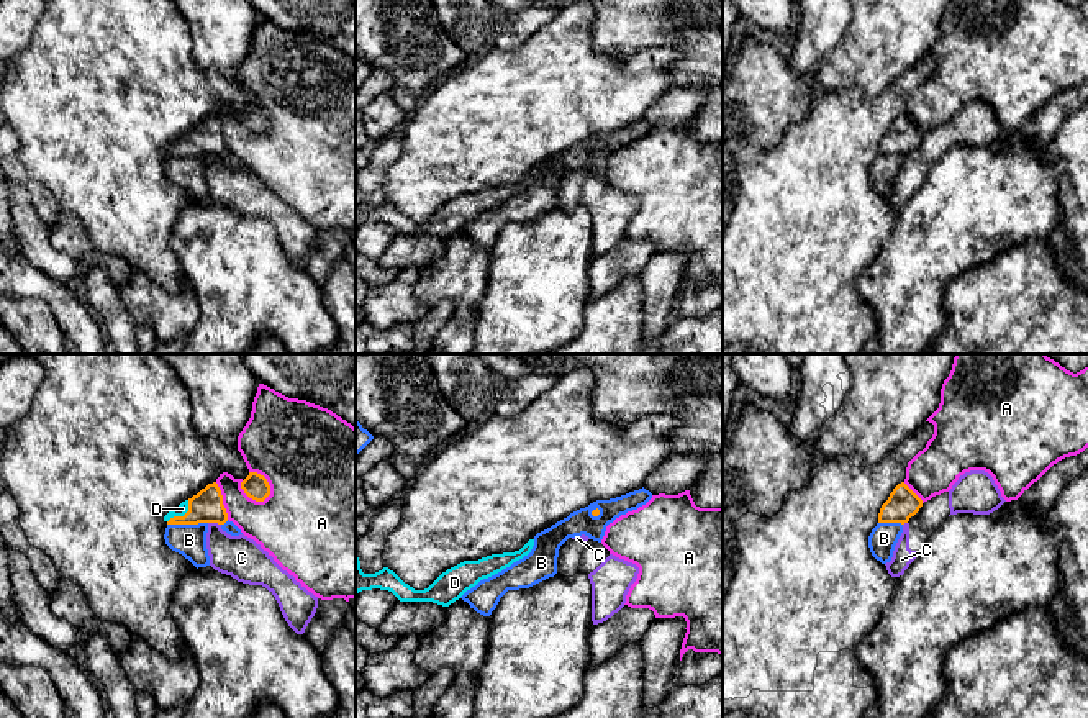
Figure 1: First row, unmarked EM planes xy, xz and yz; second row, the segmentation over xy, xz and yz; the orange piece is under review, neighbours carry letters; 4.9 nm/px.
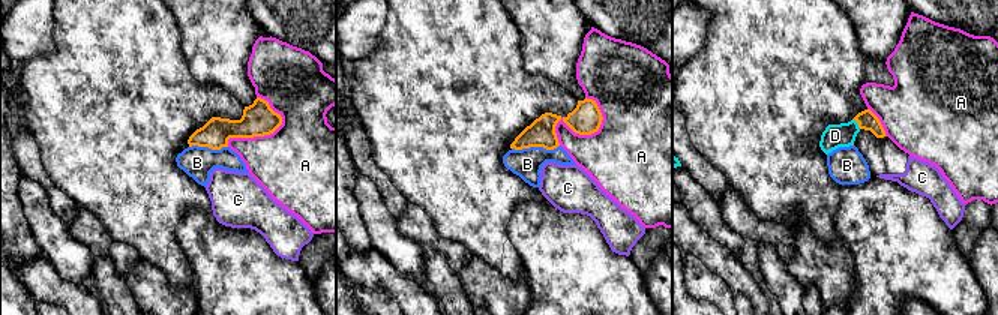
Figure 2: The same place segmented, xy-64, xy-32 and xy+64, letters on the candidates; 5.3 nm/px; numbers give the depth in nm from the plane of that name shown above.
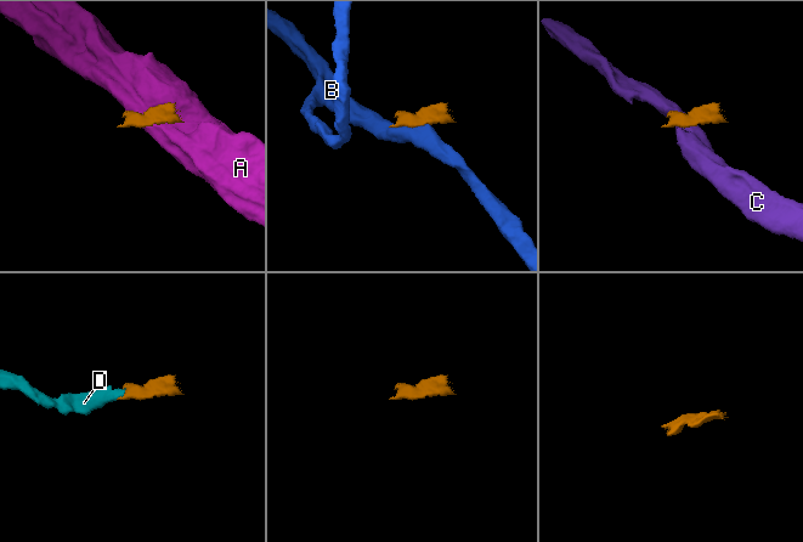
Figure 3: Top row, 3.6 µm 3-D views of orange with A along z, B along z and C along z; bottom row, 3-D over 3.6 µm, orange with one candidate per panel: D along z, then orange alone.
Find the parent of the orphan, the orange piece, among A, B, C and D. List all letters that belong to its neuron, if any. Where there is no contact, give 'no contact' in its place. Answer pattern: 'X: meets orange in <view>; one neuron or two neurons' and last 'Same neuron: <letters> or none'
A: meets orange in xy; two neurons
B: meets orange in xy; two neurons
C: meets orange in xy; two neurons
D: meets orange in xy; one neuron
Same neuron: D

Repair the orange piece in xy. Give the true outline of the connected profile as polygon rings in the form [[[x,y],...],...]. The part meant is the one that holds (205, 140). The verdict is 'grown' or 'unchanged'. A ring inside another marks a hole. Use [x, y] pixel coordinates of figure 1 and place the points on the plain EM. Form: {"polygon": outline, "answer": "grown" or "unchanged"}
{"polygon": [[[208,116],[197,128],[182,134],[164,149],[164,154],[167,157],[224,157],[228,154],[228,146],[218,116]]], "answer": "grown"}

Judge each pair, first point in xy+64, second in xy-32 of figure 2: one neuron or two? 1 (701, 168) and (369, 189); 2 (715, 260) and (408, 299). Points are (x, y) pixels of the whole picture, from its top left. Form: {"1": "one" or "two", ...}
{"1": "two", "2": "one"}

